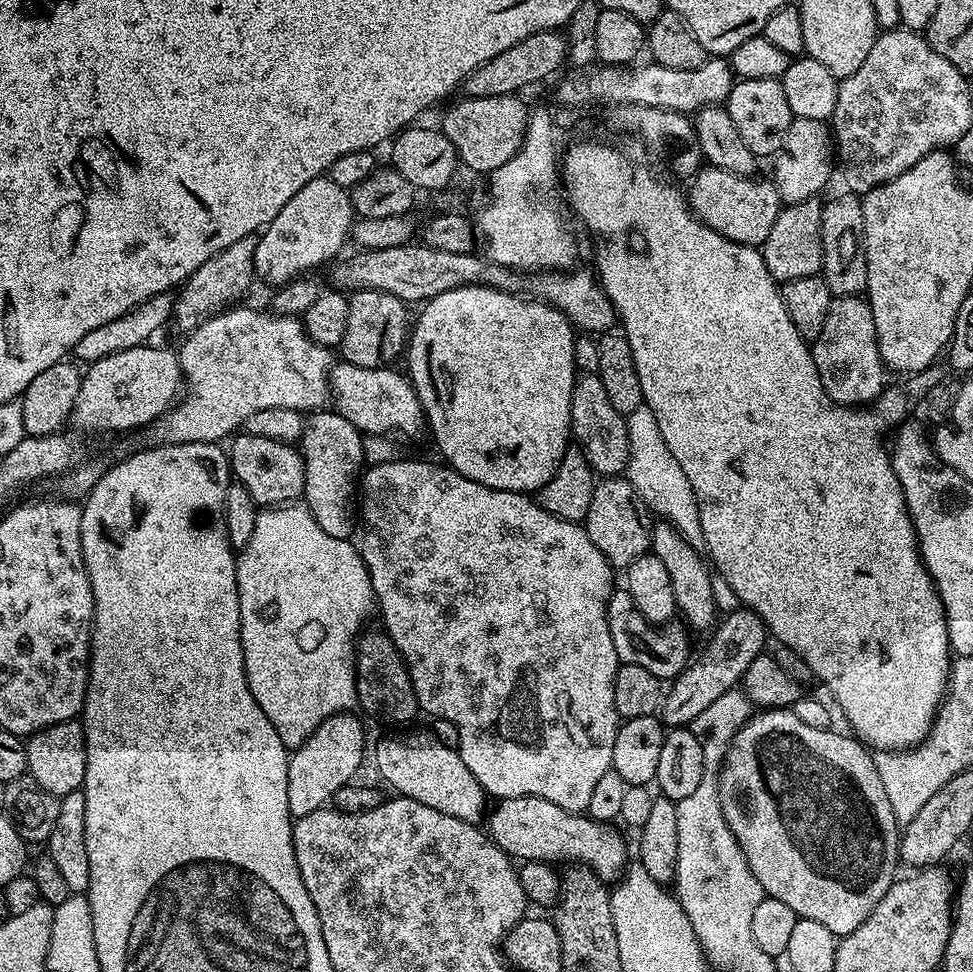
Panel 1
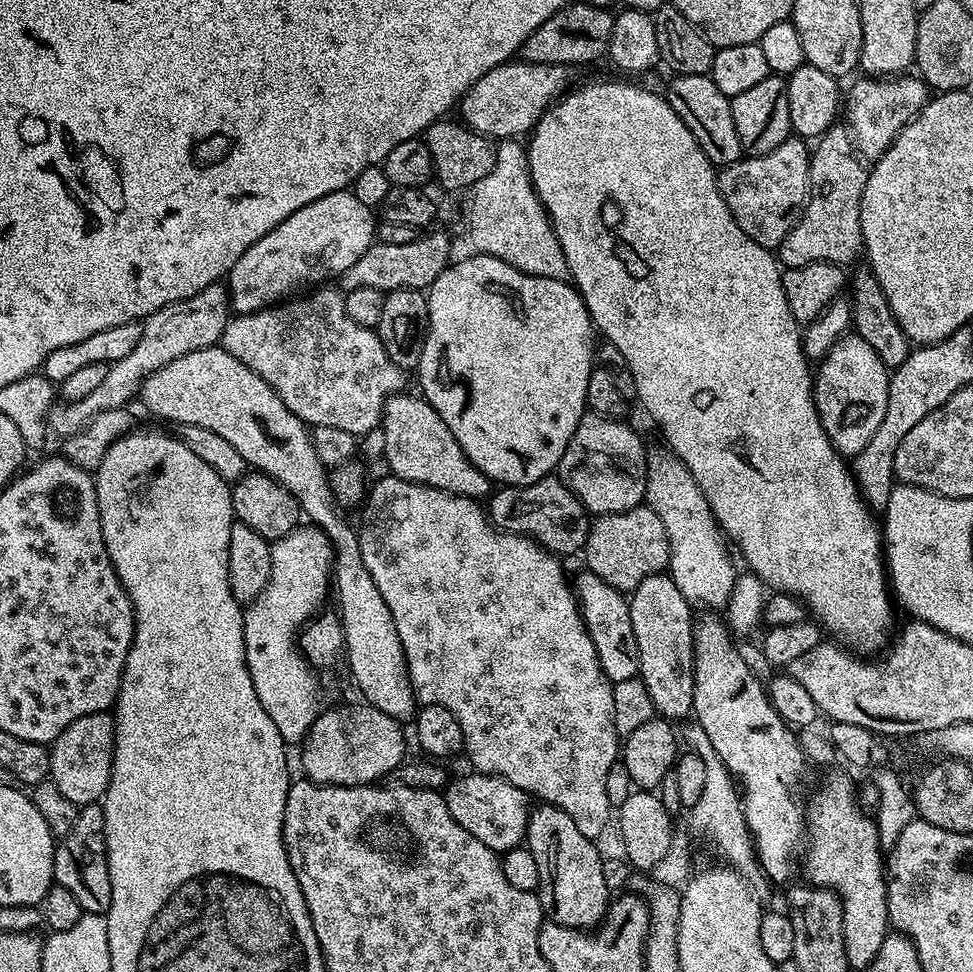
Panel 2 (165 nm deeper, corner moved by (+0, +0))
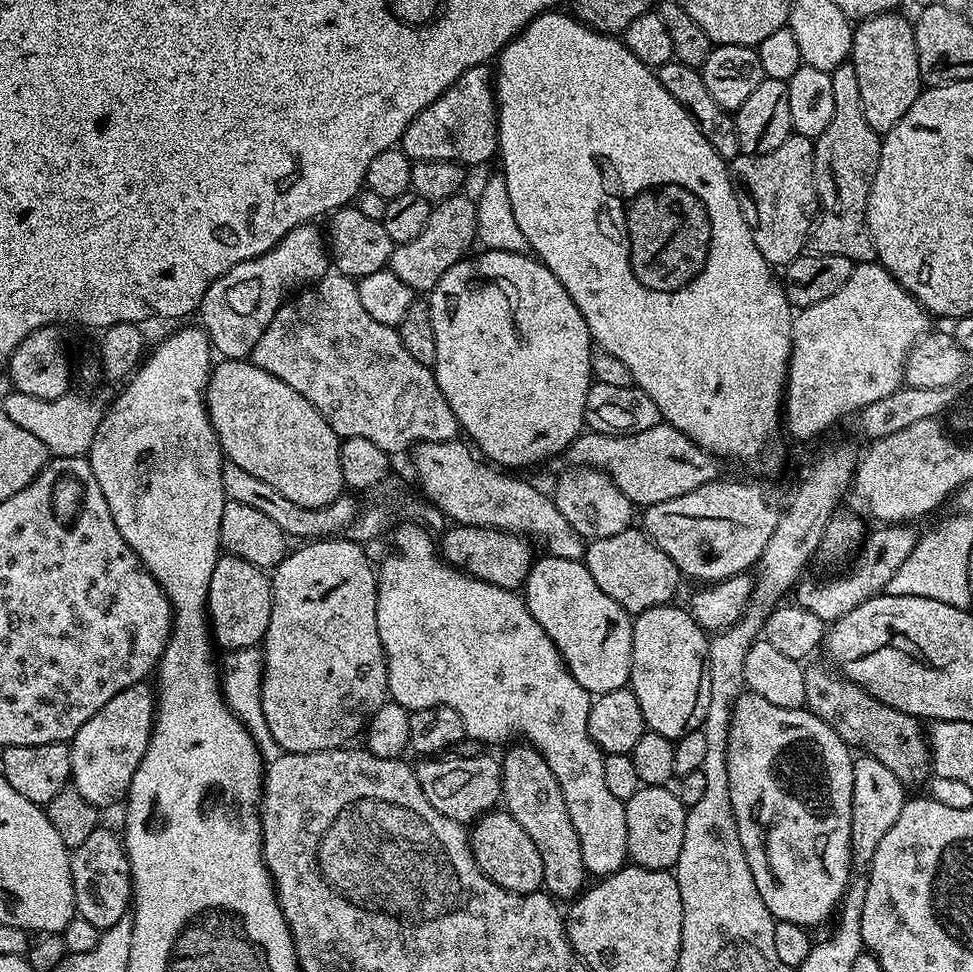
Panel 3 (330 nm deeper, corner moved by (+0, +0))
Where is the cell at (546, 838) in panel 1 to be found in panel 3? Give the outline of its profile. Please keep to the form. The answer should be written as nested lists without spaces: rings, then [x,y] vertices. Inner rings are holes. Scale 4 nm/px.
[[[456,756],[453,760],[444,759],[448,758],[424,758],[415,765],[422,794],[430,798],[430,806],[434,806],[438,814],[446,814],[446,818],[468,826],[501,803],[500,760],[497,757]]]

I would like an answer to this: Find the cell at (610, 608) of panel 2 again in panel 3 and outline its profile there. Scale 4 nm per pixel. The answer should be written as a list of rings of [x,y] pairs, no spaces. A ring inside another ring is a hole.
[[[547,554],[541,555],[533,563],[528,579],[522,585],[522,595],[528,602],[530,614],[546,630],[554,642],[554,646],[560,651],[560,657],[564,665],[570,670],[572,677],[593,697],[606,694],[610,690],[618,690],[625,687],[630,681],[630,666],[632,665],[632,621],[633,617],[625,608],[618,606],[598,582],[594,582],[594,574],[590,574],[583,560],[571,560],[570,558],[558,558]]]

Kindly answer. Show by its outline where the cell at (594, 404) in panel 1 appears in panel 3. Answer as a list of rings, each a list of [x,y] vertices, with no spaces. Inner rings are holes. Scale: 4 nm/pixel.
[[[583,466],[573,467],[572,472],[564,472],[560,481],[556,484],[554,499],[558,510],[562,510],[562,518],[578,530],[578,534],[584,537],[585,541],[591,542],[598,538],[610,538],[610,534],[622,534],[622,530],[633,527],[632,511],[634,505],[618,486],[605,472],[599,472],[596,468]]]

